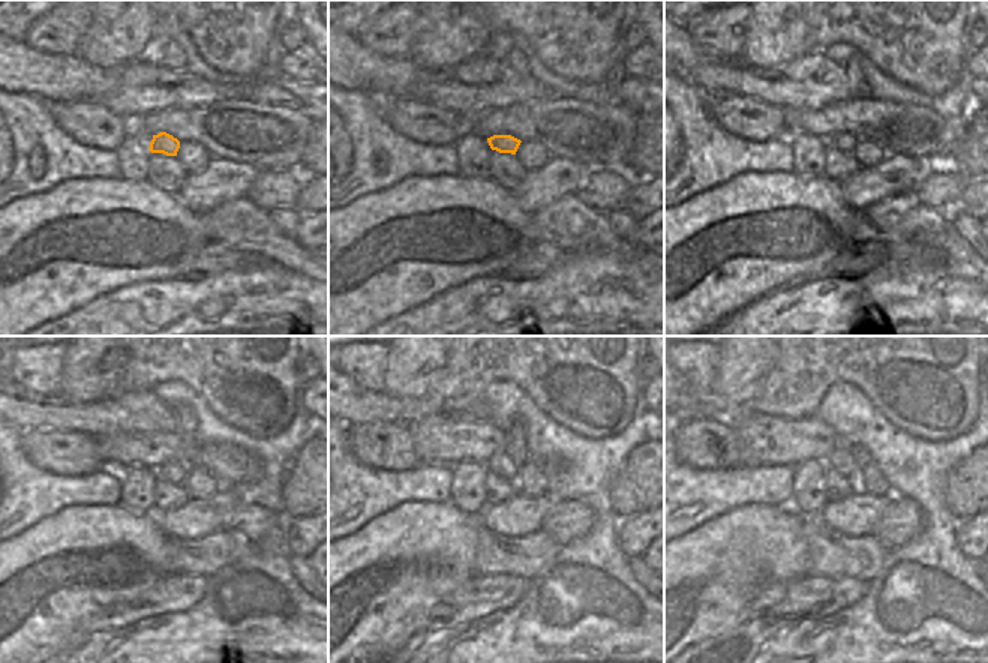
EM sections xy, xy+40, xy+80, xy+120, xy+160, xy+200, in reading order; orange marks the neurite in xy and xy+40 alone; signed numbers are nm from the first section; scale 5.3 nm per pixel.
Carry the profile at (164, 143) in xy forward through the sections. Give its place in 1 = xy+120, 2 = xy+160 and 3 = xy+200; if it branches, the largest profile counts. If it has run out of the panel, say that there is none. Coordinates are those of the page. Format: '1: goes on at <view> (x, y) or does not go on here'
1: goes on at xy+120 (174, 473)
2: goes on at xy+160 (505, 464)
3: goes on at xy+200 (849, 458)

